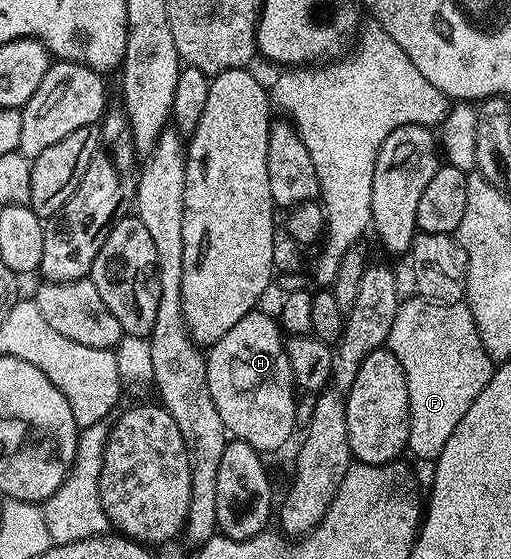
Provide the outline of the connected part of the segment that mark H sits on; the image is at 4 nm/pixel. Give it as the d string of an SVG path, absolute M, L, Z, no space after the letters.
M258 312L245 313L228 331L228 335L224 335L224 339L209 346L205 354L206 382L212 395L212 403L216 403L216 411L220 411L220 419L227 434L248 443L253 449L258 450L259 454L267 455L266 453L272 452L273 449L284 448L286 440L293 435L294 424L298 421L298 401L294 398L294 371L288 345L284 340L284 330L275 318L273 321L268 314Z

